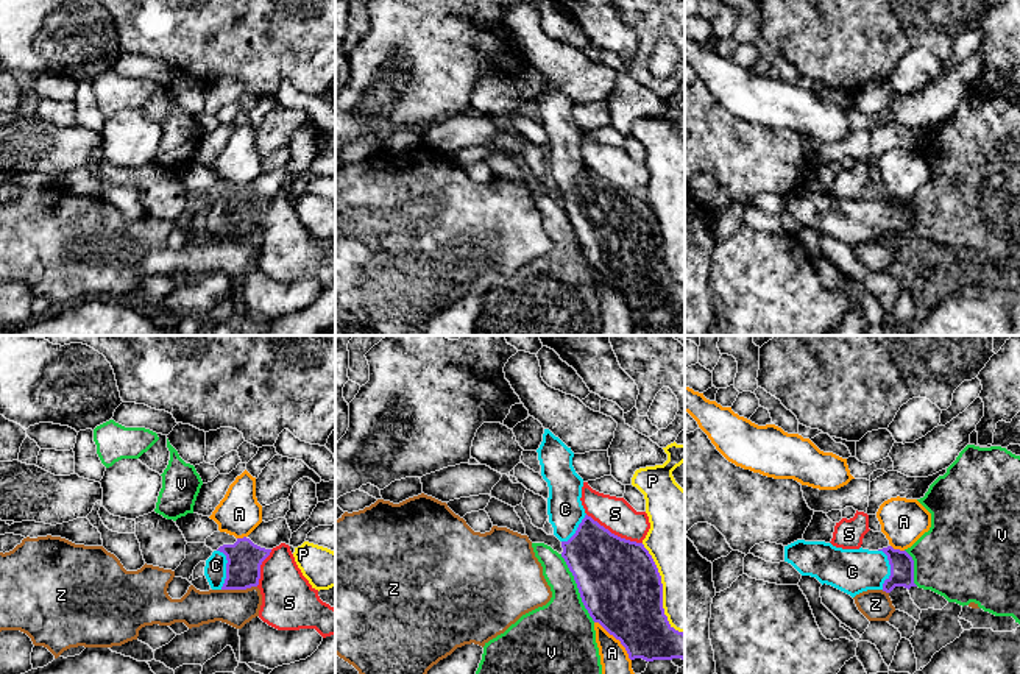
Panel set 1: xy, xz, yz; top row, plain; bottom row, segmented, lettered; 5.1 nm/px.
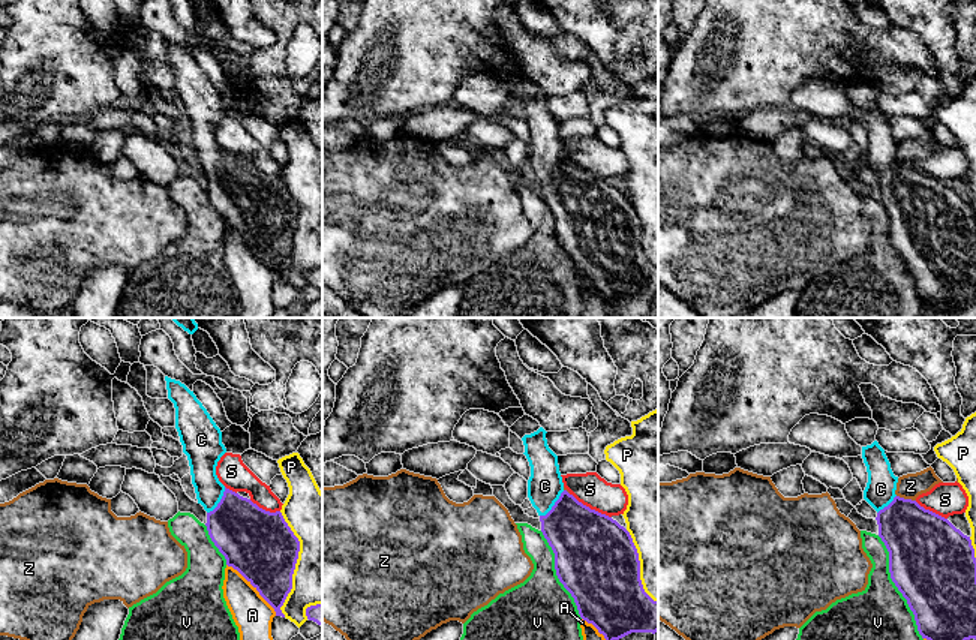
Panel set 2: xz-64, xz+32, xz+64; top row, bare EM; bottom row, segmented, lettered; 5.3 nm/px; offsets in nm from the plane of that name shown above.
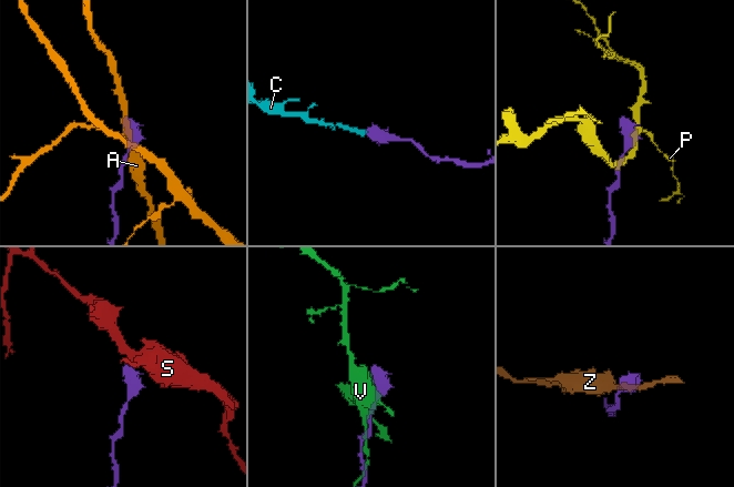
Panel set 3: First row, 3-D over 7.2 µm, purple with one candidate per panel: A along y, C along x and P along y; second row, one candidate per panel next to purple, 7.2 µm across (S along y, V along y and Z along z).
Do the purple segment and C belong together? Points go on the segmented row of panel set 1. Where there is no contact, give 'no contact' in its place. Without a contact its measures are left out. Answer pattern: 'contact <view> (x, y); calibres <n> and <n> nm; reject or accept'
contact yz (891, 568); calibres 130 and 220 nm; accept

